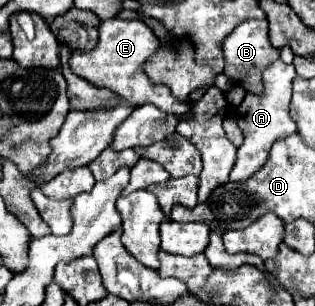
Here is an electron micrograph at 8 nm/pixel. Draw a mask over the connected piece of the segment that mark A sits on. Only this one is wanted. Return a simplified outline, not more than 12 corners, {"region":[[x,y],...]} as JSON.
{"region":[[294,65],[264,71],[264,95],[238,107],[244,143],[230,181],[246,181],[270,147],[296,133]]}

